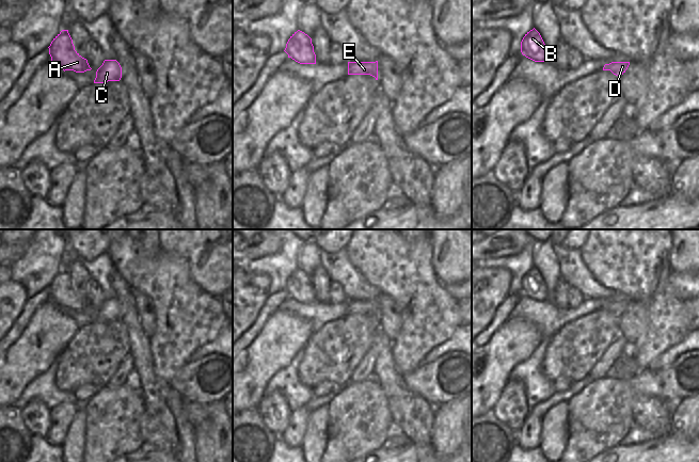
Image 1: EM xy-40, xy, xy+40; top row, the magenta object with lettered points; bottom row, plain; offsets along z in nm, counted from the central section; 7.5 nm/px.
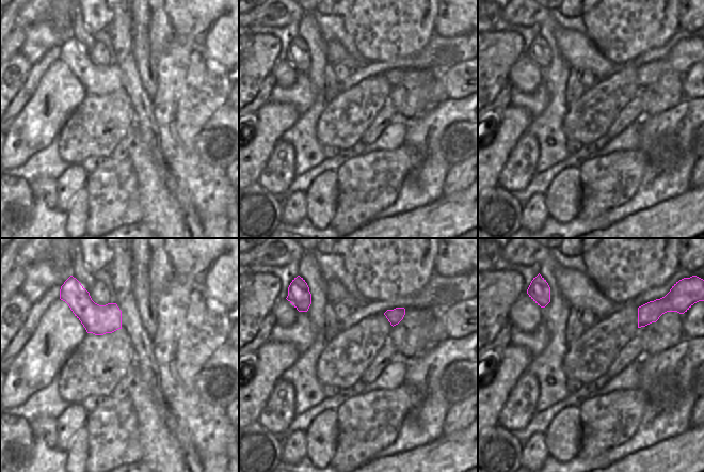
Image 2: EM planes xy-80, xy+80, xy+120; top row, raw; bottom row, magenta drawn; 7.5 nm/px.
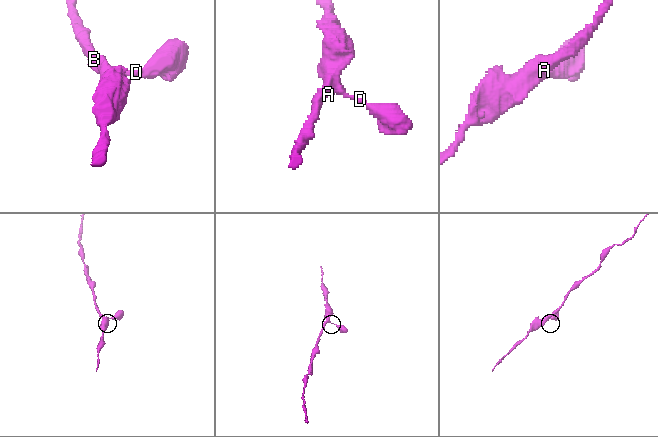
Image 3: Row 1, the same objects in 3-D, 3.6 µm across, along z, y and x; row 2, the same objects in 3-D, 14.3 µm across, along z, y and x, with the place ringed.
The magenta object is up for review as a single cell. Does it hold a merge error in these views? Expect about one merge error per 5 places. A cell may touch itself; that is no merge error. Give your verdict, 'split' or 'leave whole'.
leave whole

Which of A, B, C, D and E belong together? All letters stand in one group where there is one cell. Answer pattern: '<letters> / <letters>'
A B C D E

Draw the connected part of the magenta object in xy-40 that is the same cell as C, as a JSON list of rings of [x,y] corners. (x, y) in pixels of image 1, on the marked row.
[[[105,60],[96,71],[94,83],[106,83],[108,81],[120,81],[122,67],[116,60]]]

